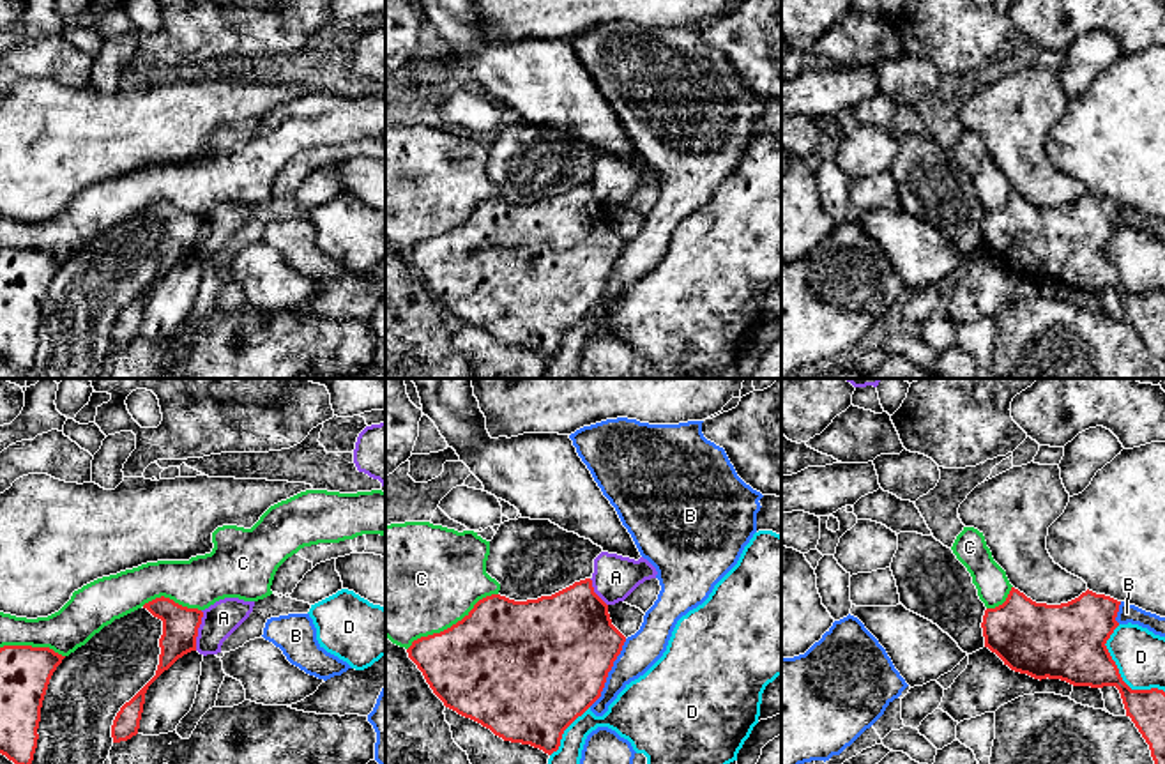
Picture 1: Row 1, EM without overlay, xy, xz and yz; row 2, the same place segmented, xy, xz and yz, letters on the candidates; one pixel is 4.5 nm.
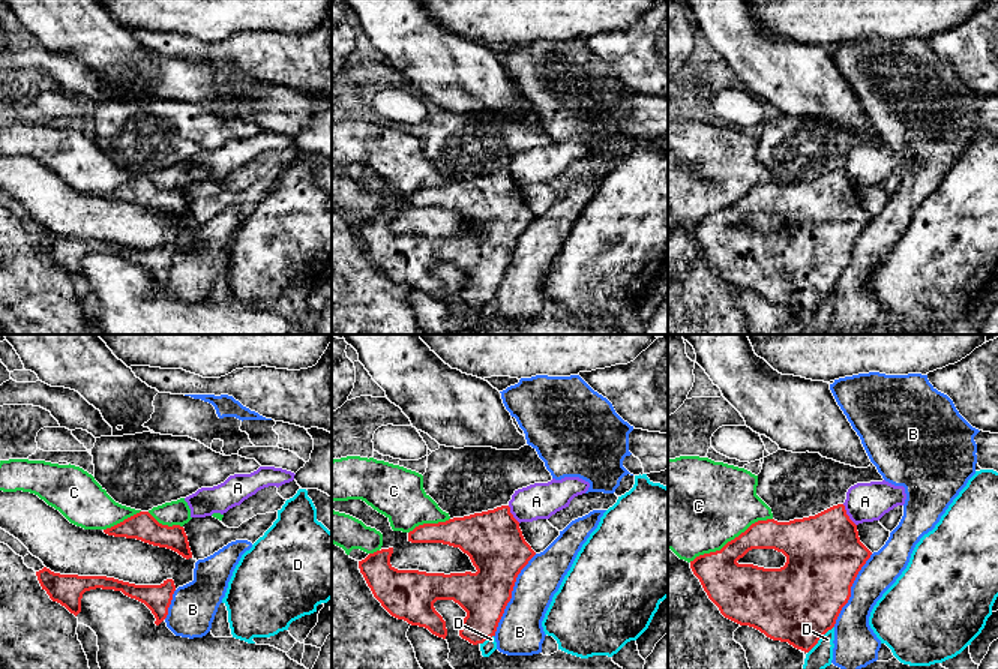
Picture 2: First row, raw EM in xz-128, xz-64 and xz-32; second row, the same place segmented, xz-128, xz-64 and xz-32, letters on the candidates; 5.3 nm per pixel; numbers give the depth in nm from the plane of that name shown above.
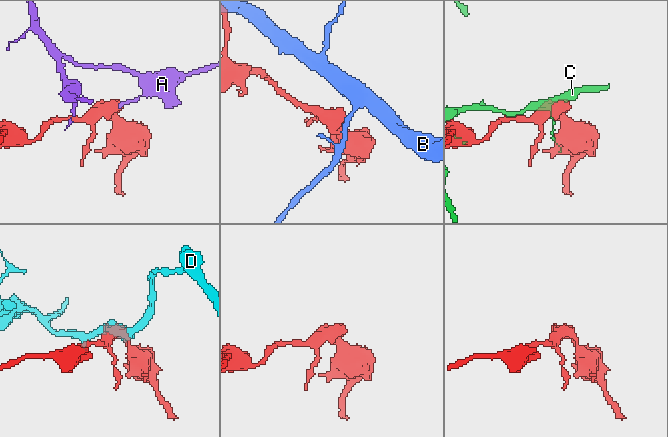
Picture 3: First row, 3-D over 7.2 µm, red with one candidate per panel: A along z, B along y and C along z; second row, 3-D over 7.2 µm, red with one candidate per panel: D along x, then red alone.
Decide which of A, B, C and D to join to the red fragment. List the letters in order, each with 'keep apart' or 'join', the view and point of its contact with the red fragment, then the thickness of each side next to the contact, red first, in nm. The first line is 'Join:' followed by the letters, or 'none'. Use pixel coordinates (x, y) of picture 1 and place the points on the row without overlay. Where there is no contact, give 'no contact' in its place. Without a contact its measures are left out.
Join: none
A: keep apart | xy (197, 234) | 160/160 nm
B: keep apart | xz (609, 275) | 500/170 nm
C: keep apart | xz (453, 229) | 500/500 nm
D: keep apart | yz (1118, 276) | 320/220 nm

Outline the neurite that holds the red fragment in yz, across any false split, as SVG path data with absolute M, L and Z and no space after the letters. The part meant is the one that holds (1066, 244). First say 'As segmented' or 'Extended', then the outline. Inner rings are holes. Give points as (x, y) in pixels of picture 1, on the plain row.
As segmented. M1011 191L1002 209L985 214L985 251L1011 274L1039 285L1116 290L1126 320L1149 348L1156 378L1165 378L1165 295L1131 294L1105 249L1119 230L1119 209L1089 193L1068 207L1047 209Z

